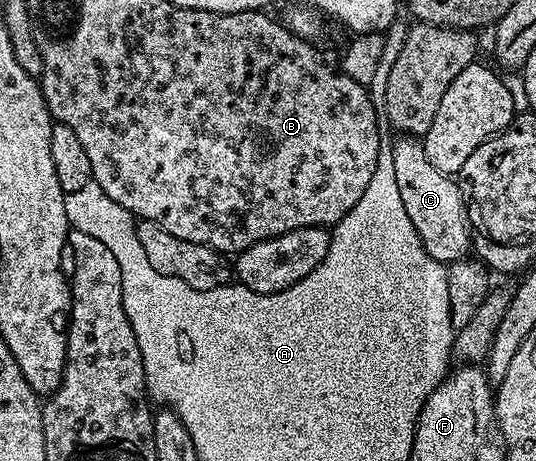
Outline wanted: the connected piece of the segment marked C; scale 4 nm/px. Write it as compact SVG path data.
M400 136L397 139L396 143L391 143L390 149L394 156L398 193L402 196L402 204L406 204L406 216L410 216L410 224L414 224L426 252L445 264L457 262L459 258L469 257L472 246L472 228L468 225L468 207L464 205L459 181L453 175L438 172L438 168L434 168L434 164L430 164L424 151L423 141L412 136Z

